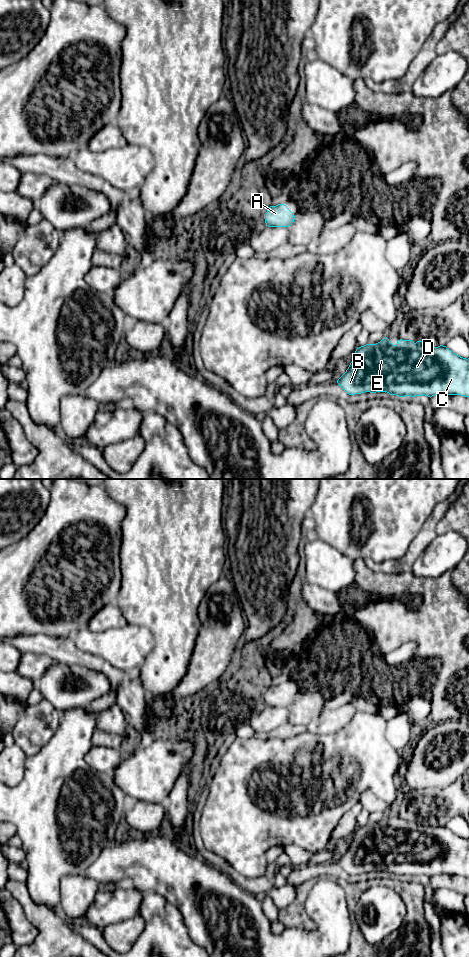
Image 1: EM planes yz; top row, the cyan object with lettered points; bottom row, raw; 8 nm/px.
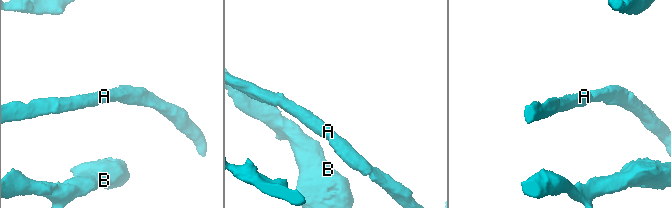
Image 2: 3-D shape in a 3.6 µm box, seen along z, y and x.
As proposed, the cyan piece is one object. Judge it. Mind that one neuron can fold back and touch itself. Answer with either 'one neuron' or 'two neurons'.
one neuron

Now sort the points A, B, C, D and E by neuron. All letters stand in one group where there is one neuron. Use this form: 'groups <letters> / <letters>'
groups A B C D E

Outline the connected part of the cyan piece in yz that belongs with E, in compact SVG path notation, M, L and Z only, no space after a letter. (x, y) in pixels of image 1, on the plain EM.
M385 817L376 824L366 824L356 829L346 852L337 860L349 875L365 872L387 872L390 875L428 876L439 874L469 877L469 838L463 838L446 826L431 827L417 821L398 820L396 825Z

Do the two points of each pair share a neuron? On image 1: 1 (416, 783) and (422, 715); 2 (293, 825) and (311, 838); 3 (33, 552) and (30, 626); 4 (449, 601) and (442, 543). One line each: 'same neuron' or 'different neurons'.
1: different neurons
2: same neuron
3: same neuron
4: different neurons

